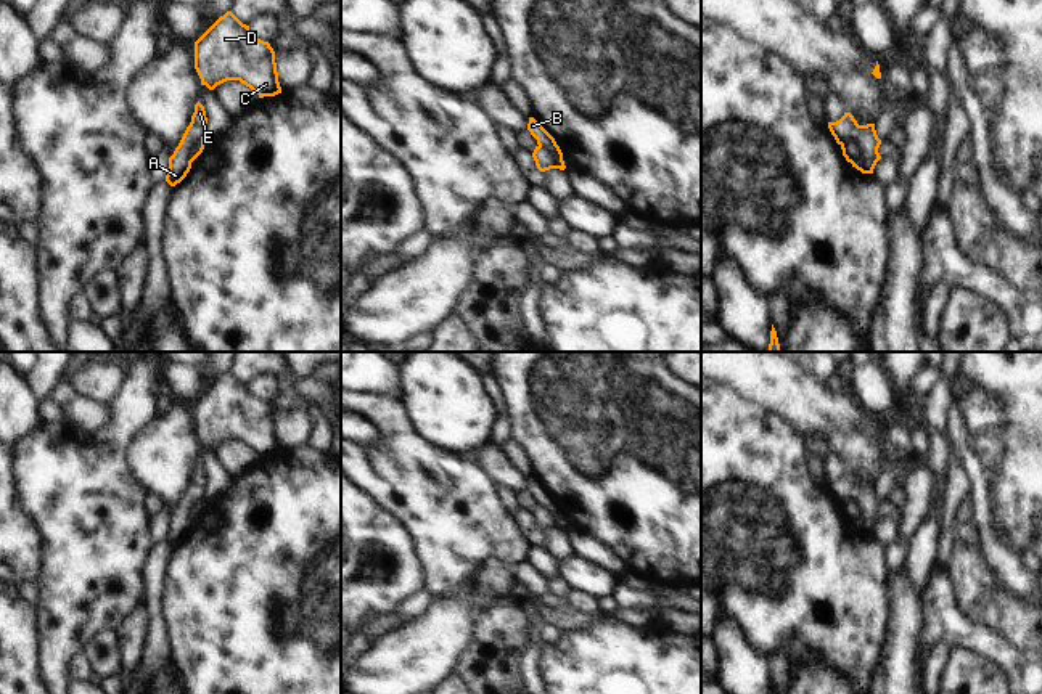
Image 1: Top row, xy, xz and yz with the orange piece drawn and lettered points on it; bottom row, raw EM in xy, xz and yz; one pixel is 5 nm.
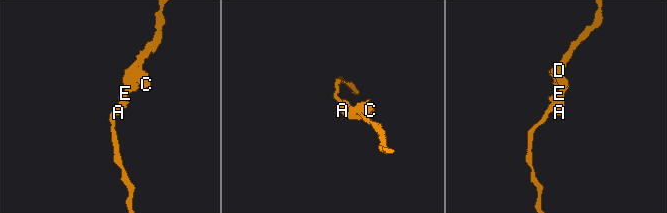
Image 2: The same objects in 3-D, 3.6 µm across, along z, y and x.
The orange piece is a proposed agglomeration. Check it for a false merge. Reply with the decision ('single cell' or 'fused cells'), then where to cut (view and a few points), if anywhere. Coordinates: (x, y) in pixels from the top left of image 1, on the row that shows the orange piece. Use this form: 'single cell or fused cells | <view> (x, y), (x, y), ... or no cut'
fused cells | yz (846, 140), (851, 140), (861, 150), (861, 156), (853, 164)

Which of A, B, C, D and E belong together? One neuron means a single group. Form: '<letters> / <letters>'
A C D E / B

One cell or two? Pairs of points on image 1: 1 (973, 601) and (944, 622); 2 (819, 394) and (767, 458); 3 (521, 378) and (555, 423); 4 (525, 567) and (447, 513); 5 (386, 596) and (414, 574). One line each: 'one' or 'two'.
1: two
2: two
3: one
4: two
5: one

